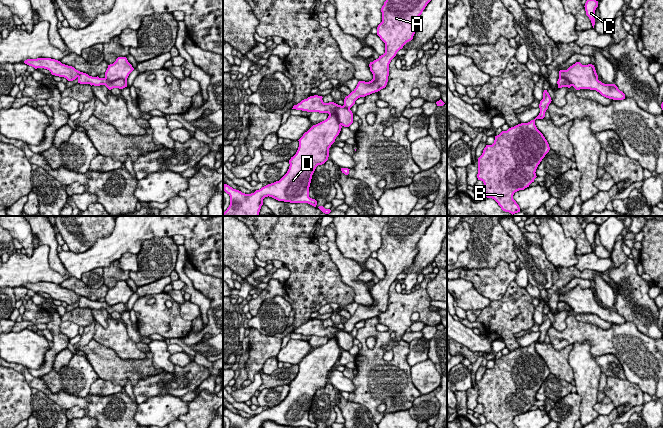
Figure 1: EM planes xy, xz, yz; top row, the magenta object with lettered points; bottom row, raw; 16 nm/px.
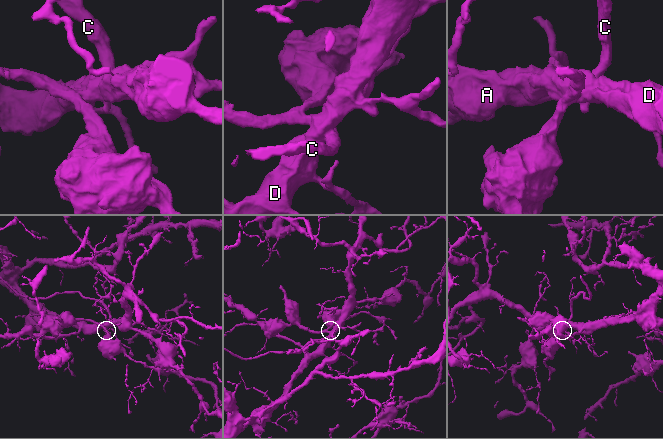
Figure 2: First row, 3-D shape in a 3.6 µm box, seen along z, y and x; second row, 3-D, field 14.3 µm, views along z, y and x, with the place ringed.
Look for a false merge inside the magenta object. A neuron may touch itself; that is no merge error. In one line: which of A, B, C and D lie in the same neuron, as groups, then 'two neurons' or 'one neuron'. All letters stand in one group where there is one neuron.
A B C D; one neuron

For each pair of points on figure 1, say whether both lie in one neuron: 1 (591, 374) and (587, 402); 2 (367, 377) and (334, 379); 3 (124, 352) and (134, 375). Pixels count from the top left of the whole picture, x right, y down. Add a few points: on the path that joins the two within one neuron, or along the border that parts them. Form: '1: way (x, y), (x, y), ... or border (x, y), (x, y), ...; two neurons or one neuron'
1: way (588, 381), (588, 395); one neuron
2: border (351, 380), (354, 389), (350, 393); two neurons
3: border (107, 347), (122, 358), (143, 359), (146, 356); two neurons

